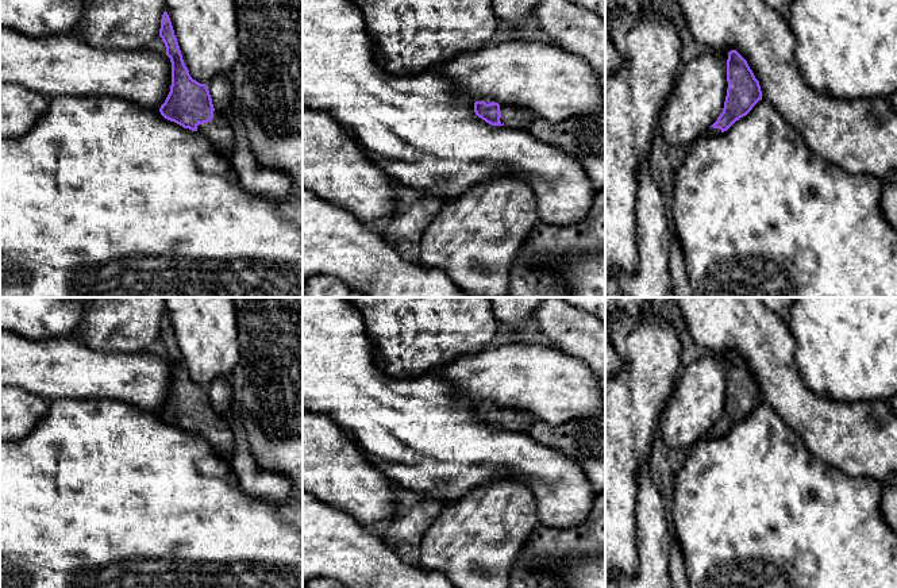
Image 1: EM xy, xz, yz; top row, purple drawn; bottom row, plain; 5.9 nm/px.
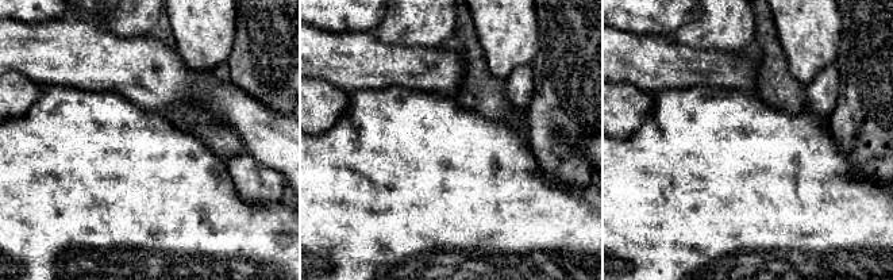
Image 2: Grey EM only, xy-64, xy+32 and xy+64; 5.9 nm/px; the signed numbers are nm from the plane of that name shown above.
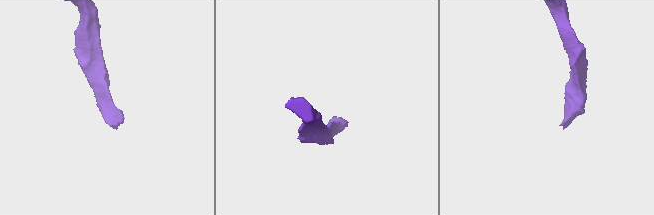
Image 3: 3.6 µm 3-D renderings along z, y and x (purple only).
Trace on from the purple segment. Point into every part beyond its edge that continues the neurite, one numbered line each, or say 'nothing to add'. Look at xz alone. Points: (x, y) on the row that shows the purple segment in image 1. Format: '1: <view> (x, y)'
1: xz (512, 116)

